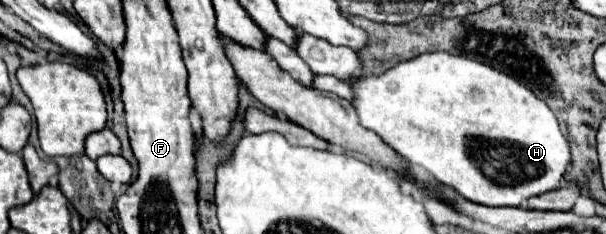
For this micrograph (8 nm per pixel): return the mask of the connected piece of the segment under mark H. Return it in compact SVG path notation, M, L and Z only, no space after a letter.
M307 34L297 36L295 52L317 74L333 74L343 82L355 76L349 82L353 92L351 104L359 114L361 124L377 132L381 140L401 154L411 166L421 168L437 182L455 188L463 198L485 206L521 206L531 196L563 186L563 174L571 156L559 122L543 100L539 100L527 86L511 80L507 74L471 58L433 52L399 62L383 74L361 76L361 62L355 50L333 46Z

